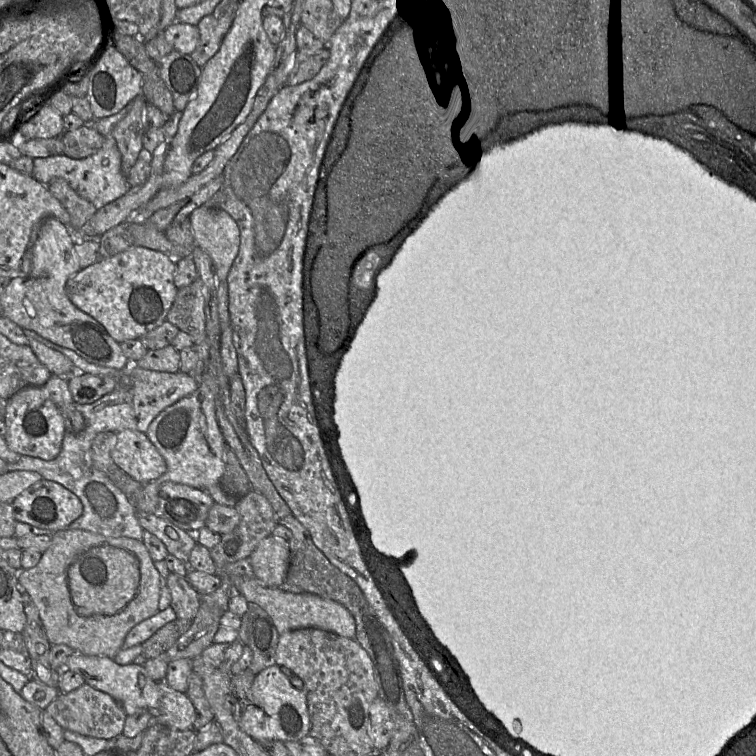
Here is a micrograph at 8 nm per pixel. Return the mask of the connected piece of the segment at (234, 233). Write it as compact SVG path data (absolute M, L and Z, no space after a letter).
M205 205L195 209L189 220L192 226L195 246L203 249L211 258L216 274L217 308L222 328L230 325L228 310L228 284L227 277L231 265L237 256L240 245L240 231L235 220L221 208L207 207Z

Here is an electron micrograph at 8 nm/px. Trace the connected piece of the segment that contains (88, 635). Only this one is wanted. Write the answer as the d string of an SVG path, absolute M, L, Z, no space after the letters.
M70 528L57 531L51 537L51 545L44 553L42 553L39 563L33 568L22 569L18 572L18 583L22 592L27 593L36 606L49 643L51 645L63 644L69 646L76 654L108 657L113 659L122 649L124 640L129 631L140 622L159 612L161 576L155 568L154 562L143 541L133 538L106 537L86 530Z

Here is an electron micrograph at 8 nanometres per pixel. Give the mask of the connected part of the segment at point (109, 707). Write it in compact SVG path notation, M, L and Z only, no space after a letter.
M84 683L79 688L59 695L44 710L64 729L78 734L112 739L123 732L127 714L109 694L96 690Z

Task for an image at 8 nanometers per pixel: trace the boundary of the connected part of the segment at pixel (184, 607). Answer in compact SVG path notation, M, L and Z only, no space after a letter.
M170 573L165 584L171 594L171 608L178 619L192 621L200 607L200 595L186 577Z

